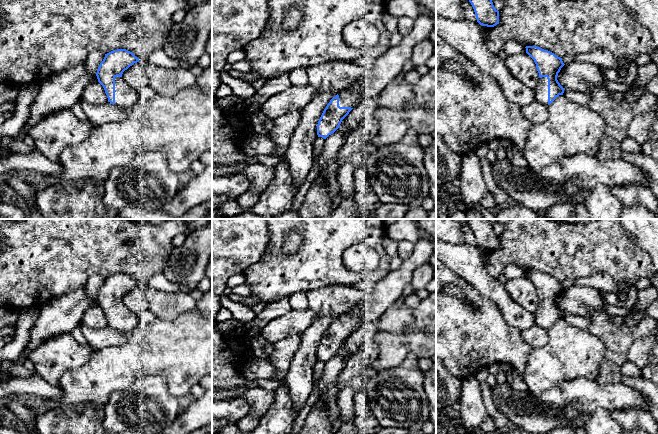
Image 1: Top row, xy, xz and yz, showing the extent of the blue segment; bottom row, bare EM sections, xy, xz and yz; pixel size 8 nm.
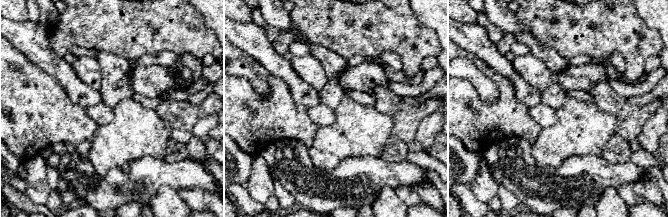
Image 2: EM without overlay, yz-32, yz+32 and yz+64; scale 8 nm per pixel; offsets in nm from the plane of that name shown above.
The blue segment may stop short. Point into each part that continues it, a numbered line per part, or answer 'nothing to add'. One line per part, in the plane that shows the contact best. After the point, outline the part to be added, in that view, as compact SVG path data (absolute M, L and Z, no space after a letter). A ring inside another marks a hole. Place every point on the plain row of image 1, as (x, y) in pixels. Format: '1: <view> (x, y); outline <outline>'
1: yz (541, 314); outline M542 301L539 303L539 307L533 313L535 317L535 324L544 330L548 330L548 303Z

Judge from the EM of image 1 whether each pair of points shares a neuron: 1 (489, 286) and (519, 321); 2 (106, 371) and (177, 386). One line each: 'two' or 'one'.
1: one
2: one

